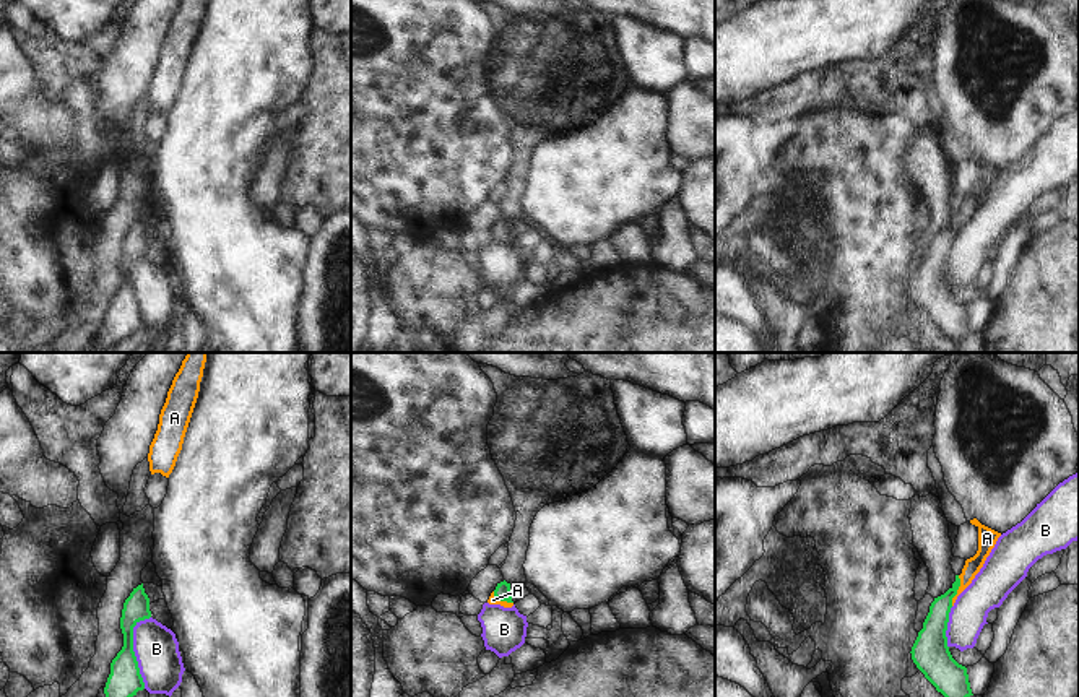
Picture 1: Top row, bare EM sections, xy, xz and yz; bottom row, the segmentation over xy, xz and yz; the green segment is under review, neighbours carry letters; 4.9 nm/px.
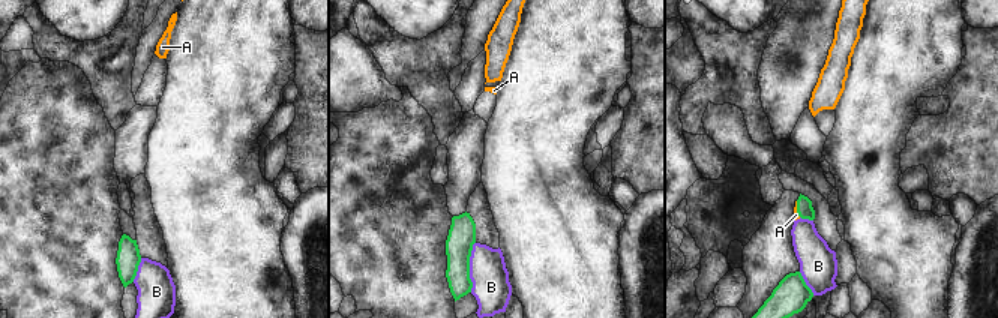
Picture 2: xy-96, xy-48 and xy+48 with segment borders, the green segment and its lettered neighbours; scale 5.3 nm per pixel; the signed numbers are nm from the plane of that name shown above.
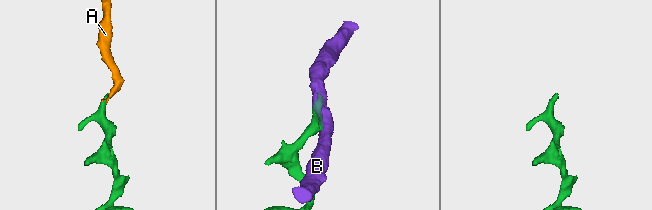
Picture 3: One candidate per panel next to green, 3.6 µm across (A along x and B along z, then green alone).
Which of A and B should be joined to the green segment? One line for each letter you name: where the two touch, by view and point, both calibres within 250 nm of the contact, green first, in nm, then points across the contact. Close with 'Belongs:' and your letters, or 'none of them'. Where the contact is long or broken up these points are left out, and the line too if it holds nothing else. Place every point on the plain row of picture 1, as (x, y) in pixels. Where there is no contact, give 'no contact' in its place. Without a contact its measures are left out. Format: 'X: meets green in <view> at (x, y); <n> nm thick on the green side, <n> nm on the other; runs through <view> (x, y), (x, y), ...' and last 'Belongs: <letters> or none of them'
A: meets green in yz at (957, 225); 120 nm thick on the green side, 80 nm on the other; runs through yz (935, 262), (941, 241), (957, 225), (972, 202)
Belongs: A

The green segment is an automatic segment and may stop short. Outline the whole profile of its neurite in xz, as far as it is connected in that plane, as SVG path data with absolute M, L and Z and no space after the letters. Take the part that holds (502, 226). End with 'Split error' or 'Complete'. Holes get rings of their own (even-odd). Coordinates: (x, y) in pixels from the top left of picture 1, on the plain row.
M505 216L497 219L496 226L491 229L489 240L500 240L504 244L512 244L514 237L510 232L510 219L507 219Z. Split error

